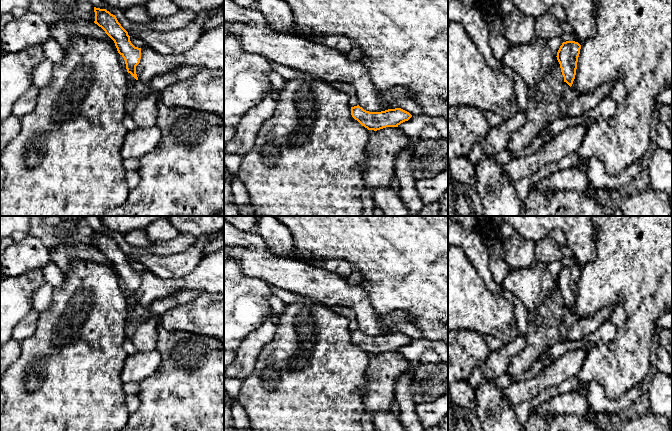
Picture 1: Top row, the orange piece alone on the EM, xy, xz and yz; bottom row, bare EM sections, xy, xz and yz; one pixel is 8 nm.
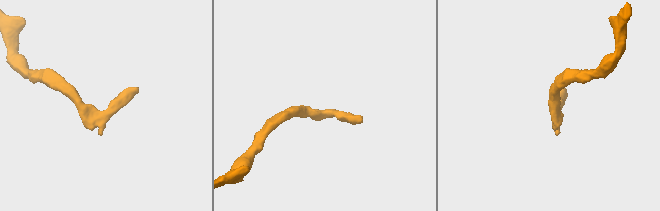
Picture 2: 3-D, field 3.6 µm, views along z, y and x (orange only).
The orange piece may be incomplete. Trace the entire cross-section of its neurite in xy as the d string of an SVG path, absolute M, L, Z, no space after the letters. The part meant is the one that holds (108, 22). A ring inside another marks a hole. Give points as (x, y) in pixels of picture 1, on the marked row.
M94 7L94 23L101 27L105 33L114 41L118 53L124 58L127 72L136 80L136 66L140 63L141 48L135 47L128 32L121 26L115 15L106 9Z

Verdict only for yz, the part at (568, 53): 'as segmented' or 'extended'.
as segmented

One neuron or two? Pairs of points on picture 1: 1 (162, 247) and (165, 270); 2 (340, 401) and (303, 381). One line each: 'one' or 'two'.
1: two
2: one

